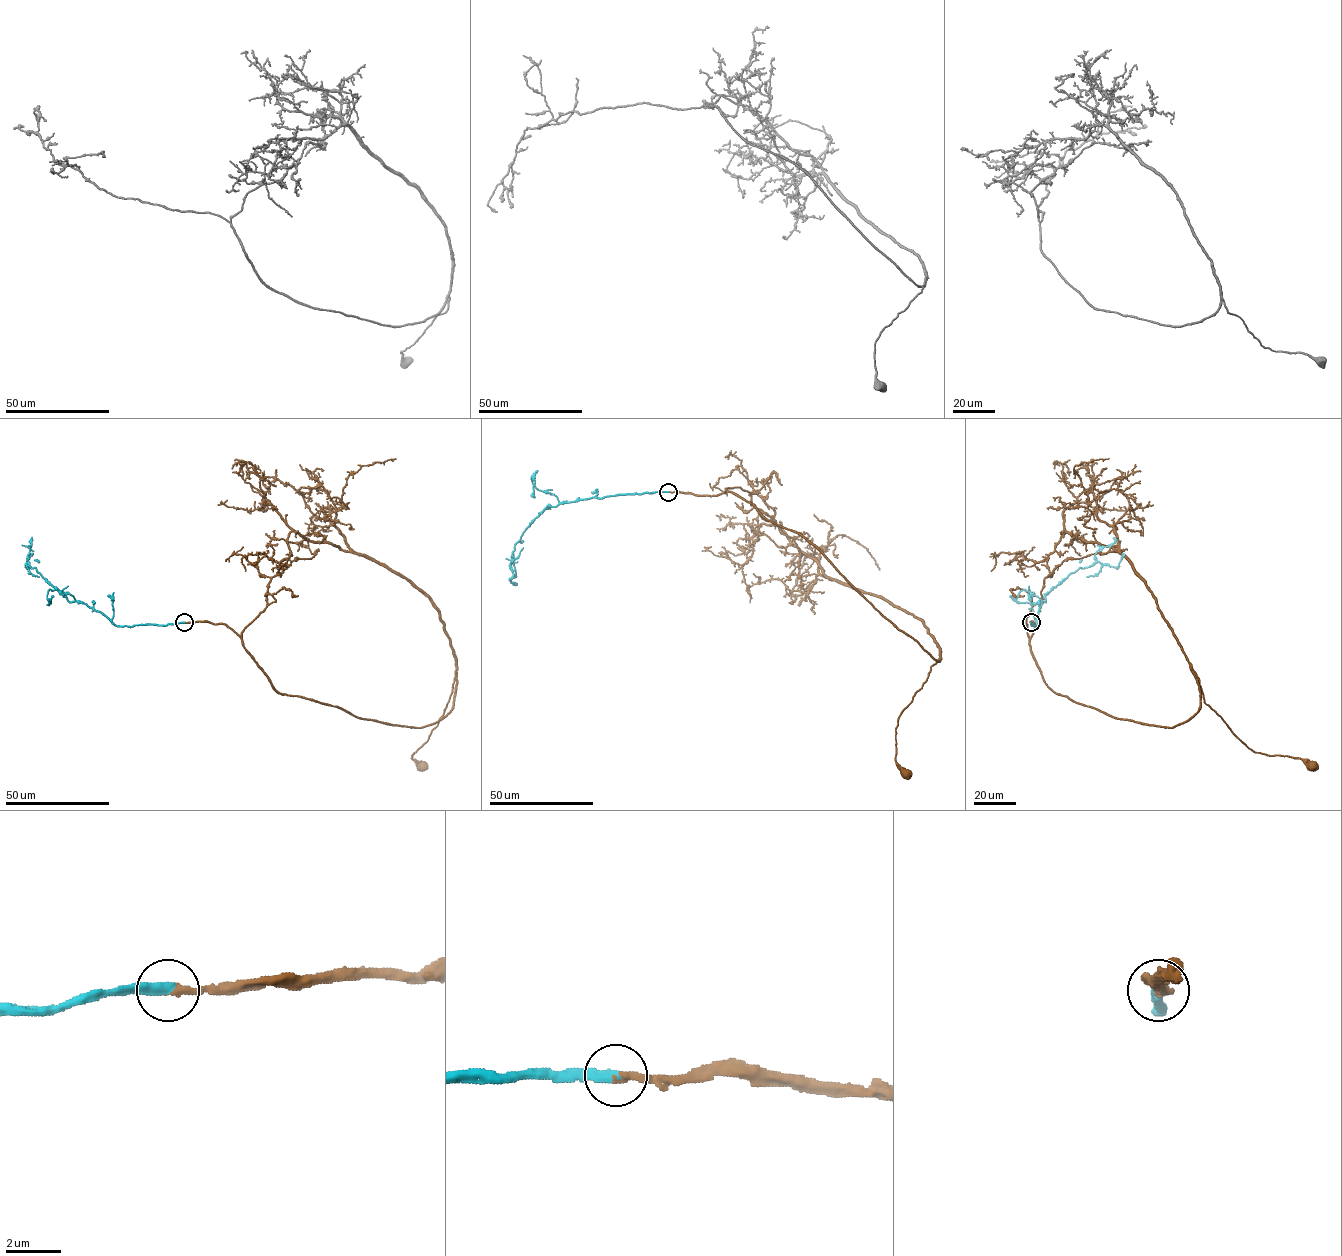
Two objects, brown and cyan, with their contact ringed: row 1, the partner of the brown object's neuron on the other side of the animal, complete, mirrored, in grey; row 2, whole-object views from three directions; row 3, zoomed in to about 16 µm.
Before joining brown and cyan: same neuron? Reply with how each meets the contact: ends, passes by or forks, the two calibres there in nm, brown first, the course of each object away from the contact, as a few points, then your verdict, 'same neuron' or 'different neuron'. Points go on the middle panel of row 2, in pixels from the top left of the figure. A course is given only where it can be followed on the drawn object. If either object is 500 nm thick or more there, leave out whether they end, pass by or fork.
brown ends | cyan ends | 280/360 nm | brown via (668, 491), (730, 491), (751, 503), (802, 534), (899, 629), (940, 656), (898, 719), (895, 761), (905, 773) | cyan via (668, 491), (591, 497), (549, 505), (515, 545), (510, 563), (513, 576), (510, 581), (517, 583) | same neuron

